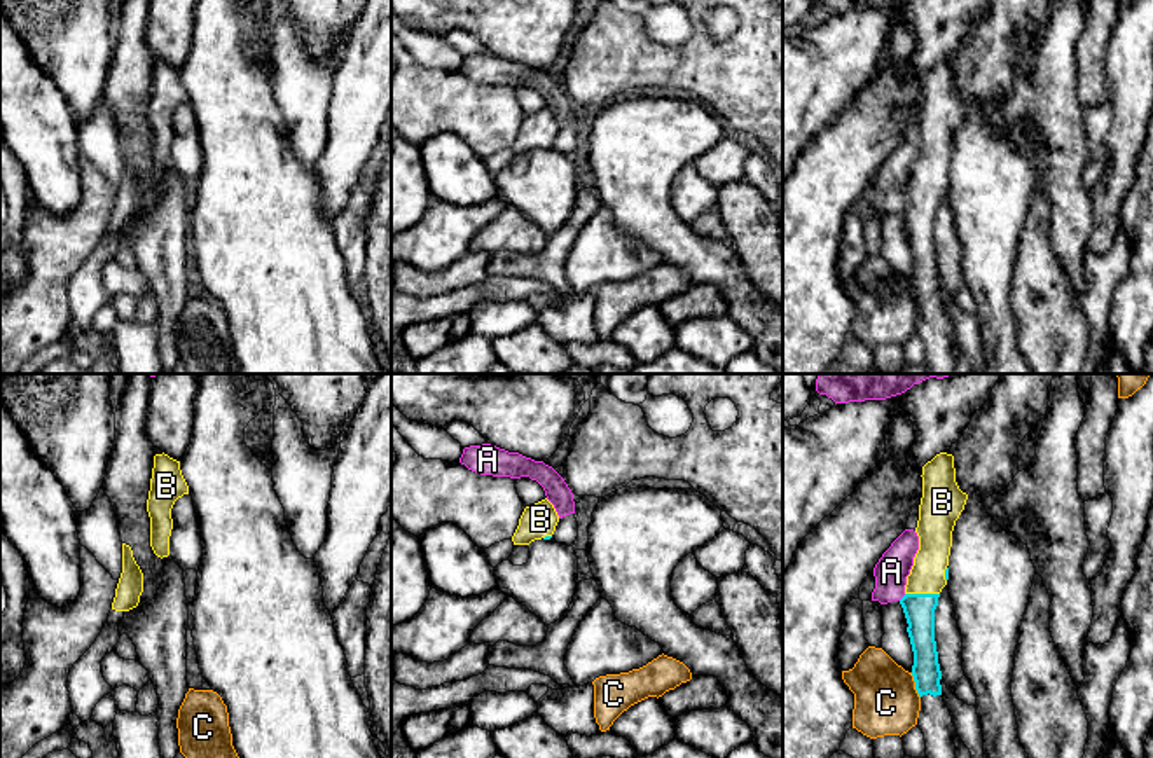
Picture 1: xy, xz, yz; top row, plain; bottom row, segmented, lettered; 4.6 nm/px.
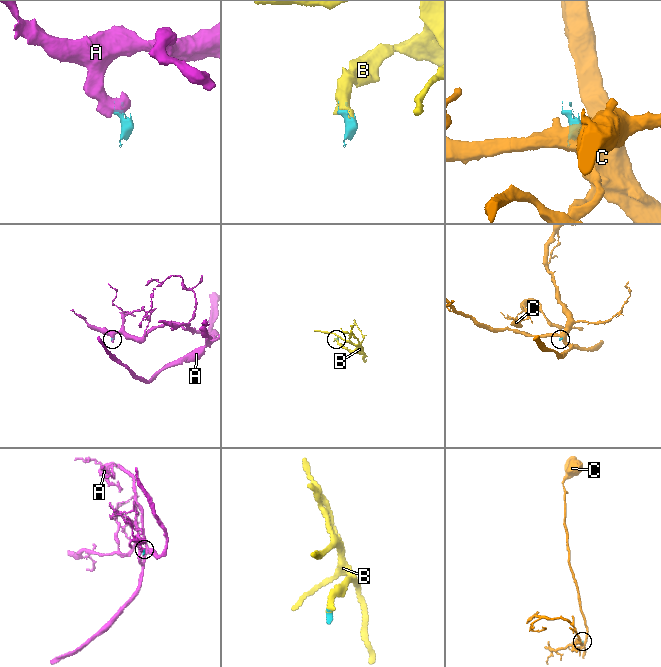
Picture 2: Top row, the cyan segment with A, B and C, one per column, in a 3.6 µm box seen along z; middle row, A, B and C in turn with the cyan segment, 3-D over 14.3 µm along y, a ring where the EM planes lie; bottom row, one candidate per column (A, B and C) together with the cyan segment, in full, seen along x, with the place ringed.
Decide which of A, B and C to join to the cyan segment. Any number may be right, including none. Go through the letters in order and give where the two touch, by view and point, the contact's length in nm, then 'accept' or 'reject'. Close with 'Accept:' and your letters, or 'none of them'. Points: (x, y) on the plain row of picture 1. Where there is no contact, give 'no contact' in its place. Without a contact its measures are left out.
A: yz (904, 205) | 50 nm | reject
B: yz (923, 203) | 160 nm | accept
C: yz (916, 294) | 130 nm | reject
Accept: B

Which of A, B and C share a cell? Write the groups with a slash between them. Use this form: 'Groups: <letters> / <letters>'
Groups: A / B / C

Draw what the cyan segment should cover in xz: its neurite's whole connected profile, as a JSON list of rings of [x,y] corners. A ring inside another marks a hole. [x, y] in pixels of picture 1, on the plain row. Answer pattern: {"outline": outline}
{"outline": [[[545,107],[524,117],[512,150],[514,154],[529,154],[535,148],[550,148],[557,131],[559,124],[554,114]]]}

